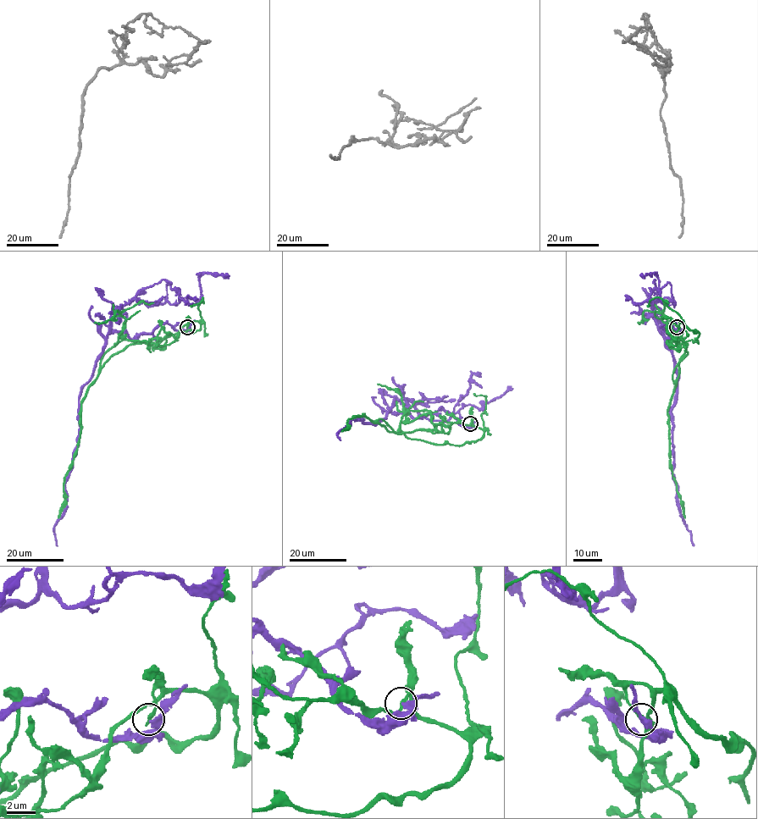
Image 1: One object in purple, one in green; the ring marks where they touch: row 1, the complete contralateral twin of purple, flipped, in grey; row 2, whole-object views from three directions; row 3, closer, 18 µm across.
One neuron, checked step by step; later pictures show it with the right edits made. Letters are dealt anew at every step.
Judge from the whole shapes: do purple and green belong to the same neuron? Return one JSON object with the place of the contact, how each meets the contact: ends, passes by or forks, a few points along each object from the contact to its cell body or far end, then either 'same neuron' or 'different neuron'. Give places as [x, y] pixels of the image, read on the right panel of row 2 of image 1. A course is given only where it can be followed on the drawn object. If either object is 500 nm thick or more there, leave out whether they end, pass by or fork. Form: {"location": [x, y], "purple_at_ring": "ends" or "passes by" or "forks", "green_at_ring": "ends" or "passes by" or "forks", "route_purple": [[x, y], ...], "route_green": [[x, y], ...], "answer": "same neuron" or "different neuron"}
{"location": [677, 327], "purple_at_ring": "passes by", "green_at_ring": "ends", "route_purple": [[677, 327], [662, 325], [672, 339], [655, 308], [655, 323], [677, 370], [672, 477], [694, 545]], "route_green": [[677, 326], [674, 320], [682, 320], [699, 334], [698, 343], [685, 344], [667, 411], [670, 467], [685, 517]], "answer": "different neuron"}

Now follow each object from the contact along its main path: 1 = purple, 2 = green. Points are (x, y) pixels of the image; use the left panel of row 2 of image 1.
1: (187, 327), (161, 323), (130, 339), (125, 312), (111, 314), (79, 399), (58, 545)
2: (186, 326), (189, 320), (201, 324), (157, 343), (121, 340), (104, 354), (81, 402), (80, 438), (58, 517)

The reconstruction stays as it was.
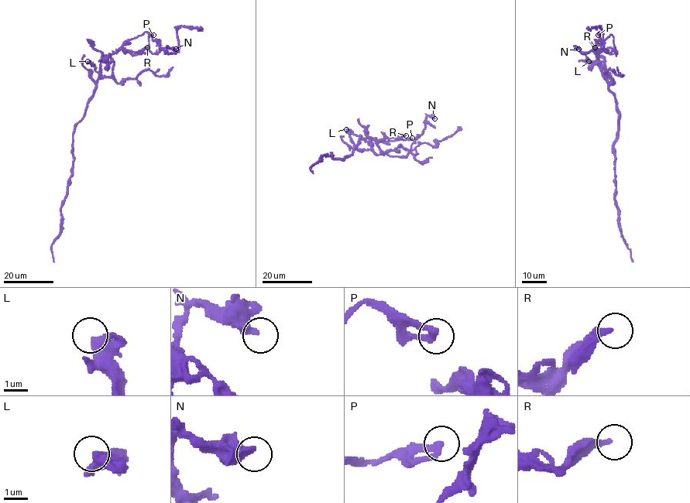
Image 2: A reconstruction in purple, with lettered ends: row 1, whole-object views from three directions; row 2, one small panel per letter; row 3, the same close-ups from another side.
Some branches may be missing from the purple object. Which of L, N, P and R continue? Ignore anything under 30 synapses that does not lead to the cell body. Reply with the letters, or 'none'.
none

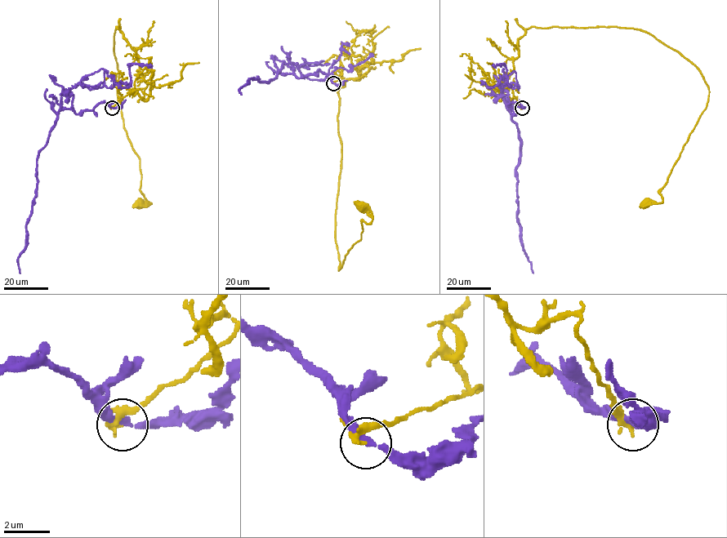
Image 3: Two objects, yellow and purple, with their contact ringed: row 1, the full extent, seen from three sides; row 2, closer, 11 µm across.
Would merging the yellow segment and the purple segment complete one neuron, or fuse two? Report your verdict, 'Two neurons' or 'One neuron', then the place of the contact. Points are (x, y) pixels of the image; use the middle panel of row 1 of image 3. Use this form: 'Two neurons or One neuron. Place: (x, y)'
Two neurons. Place: (333, 83)

